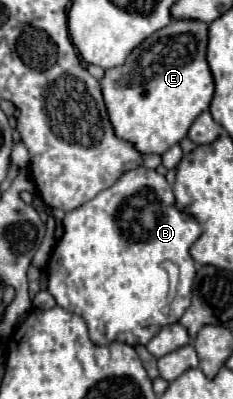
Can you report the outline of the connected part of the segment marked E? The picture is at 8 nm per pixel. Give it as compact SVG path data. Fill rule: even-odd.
M173 20L169 26L151 34L145 42L141 42L123 62L123 66L109 68L101 80L101 92L107 106L107 116L111 118L111 126L115 136L131 142L141 154L159 154L163 156L171 146L179 144L191 122L209 108L213 98L213 76L205 60L207 48L207 24L199 20Z

